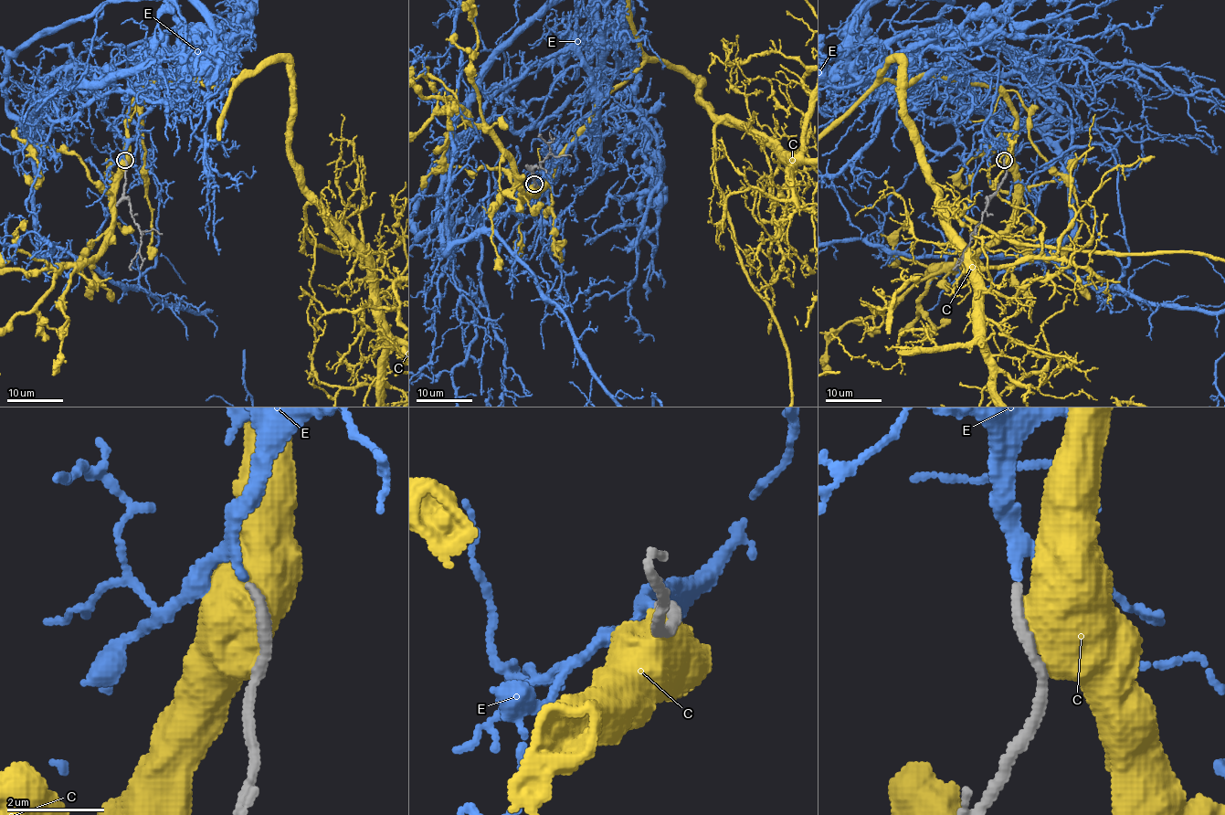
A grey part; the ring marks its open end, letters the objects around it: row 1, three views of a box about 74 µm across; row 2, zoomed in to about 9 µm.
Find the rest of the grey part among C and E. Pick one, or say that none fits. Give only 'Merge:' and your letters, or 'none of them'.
Merge: E

